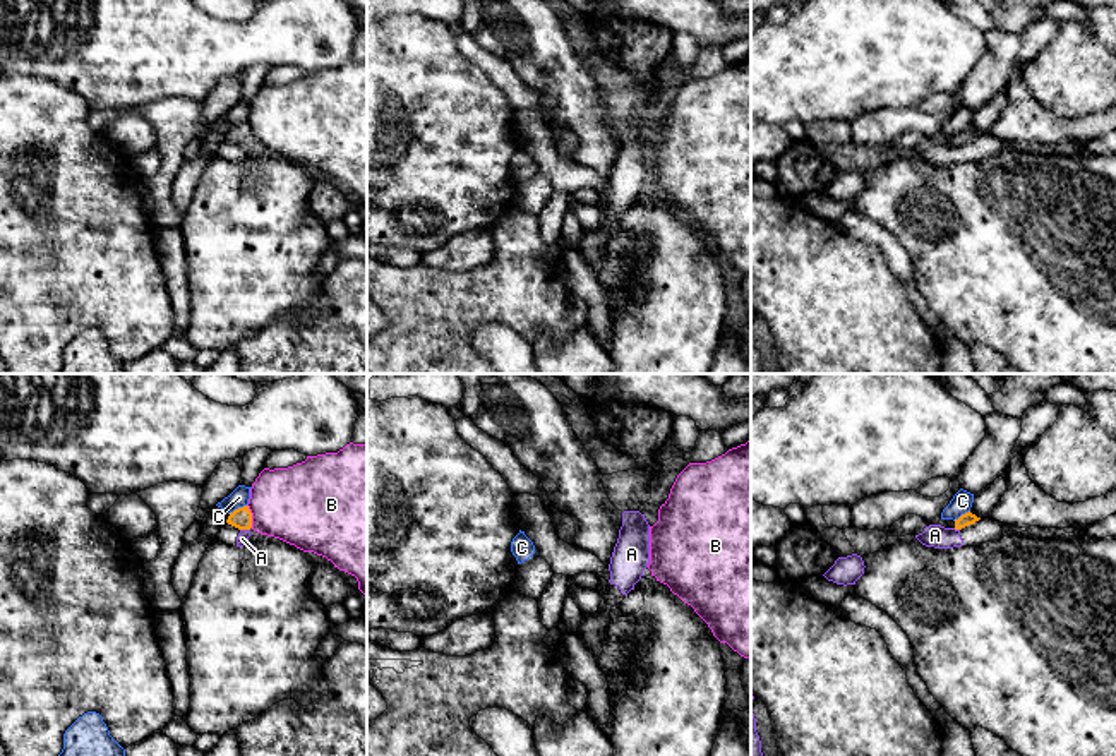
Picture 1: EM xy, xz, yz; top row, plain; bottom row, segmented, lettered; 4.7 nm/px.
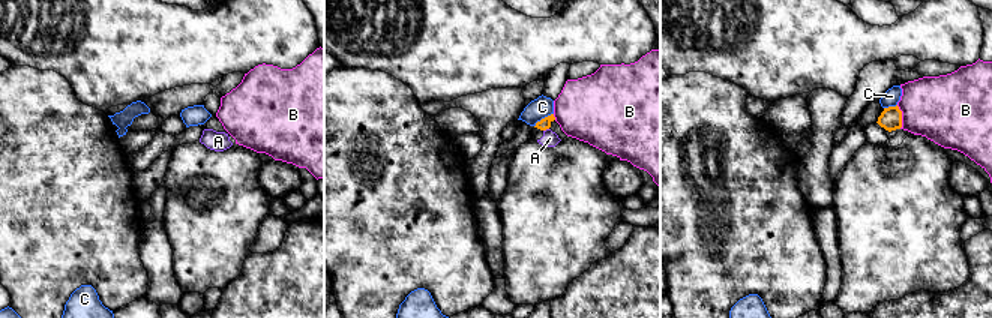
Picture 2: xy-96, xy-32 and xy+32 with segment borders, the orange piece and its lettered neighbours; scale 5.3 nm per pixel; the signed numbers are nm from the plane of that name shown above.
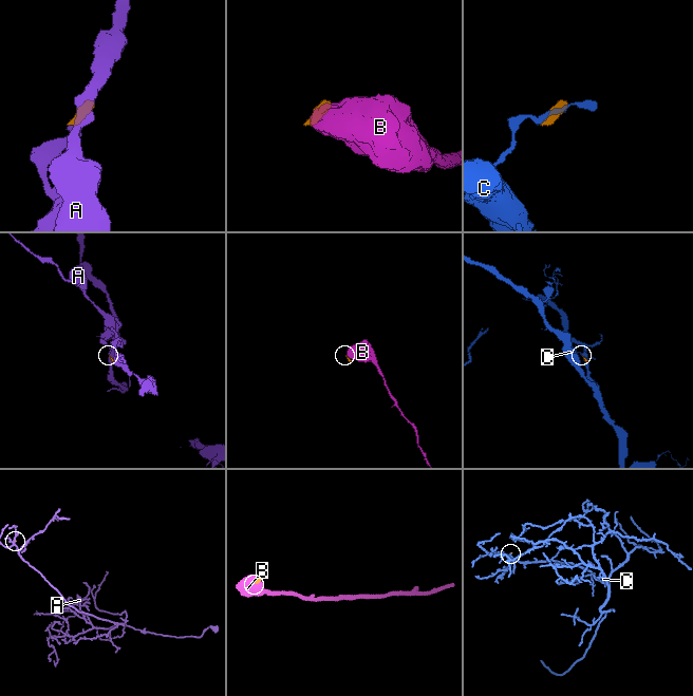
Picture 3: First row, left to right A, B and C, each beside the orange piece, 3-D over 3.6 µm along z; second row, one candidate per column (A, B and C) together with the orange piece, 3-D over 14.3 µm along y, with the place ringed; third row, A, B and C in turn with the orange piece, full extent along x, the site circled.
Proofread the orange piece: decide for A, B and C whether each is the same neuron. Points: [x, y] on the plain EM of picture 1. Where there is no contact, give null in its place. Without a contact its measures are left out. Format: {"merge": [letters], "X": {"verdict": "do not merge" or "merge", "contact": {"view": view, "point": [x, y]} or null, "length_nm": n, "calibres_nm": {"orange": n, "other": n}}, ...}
{"merge": [], "A": {"verdict": "do not merge", "contact": {"view": "xy", "point": [246, 144]}, "length_nm": 50, "calibres_nm": {"orange": 100, "other": 60}}, "B": {"verdict": "do not merge", "contact": {"view": "xy", "point": [251, 132]}, "length_nm": 110, "calibres_nm": {"orange": 100, "other": 380}}, "C": {"verdict": "do not merge", "contact": {"view": "xy", "point": [239, 124]}, "length_nm": 100, "calibres_nm": {"orange": 100, "other": 90}}}

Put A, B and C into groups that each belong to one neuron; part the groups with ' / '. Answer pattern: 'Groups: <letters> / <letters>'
Groups: A / B / C

